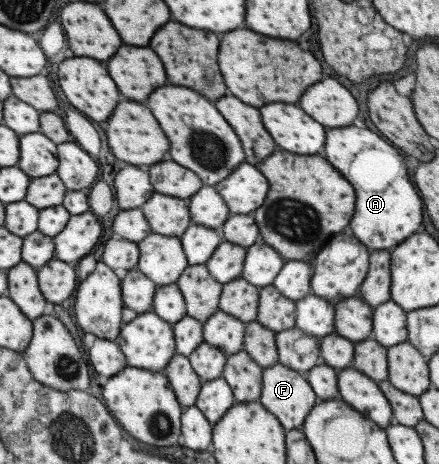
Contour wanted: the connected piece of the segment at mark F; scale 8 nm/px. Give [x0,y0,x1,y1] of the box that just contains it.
[258,362,317,430]

